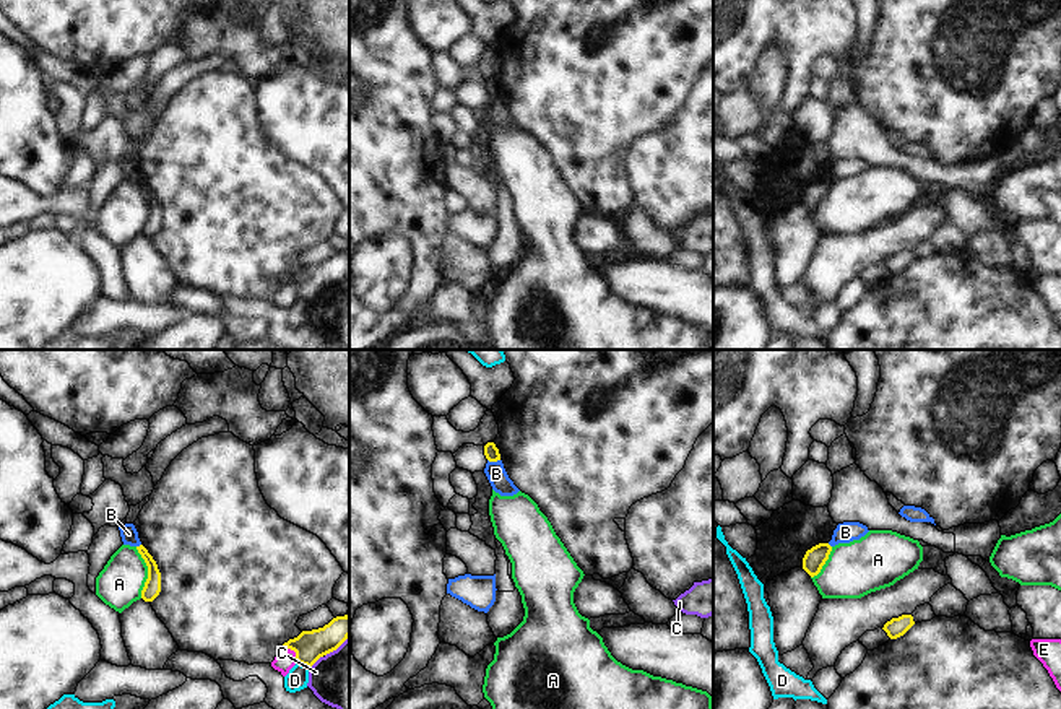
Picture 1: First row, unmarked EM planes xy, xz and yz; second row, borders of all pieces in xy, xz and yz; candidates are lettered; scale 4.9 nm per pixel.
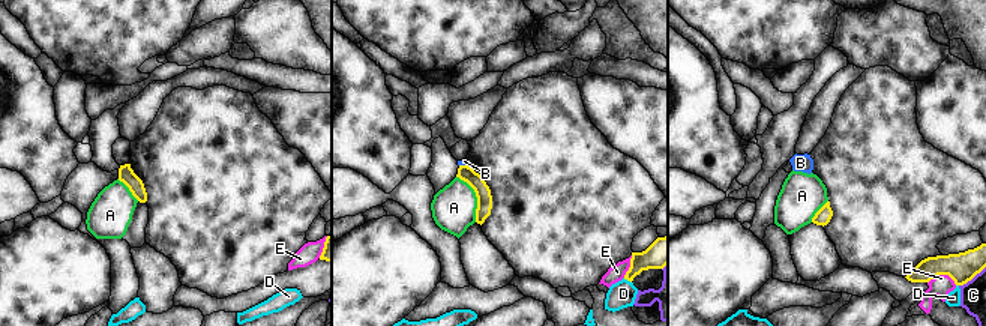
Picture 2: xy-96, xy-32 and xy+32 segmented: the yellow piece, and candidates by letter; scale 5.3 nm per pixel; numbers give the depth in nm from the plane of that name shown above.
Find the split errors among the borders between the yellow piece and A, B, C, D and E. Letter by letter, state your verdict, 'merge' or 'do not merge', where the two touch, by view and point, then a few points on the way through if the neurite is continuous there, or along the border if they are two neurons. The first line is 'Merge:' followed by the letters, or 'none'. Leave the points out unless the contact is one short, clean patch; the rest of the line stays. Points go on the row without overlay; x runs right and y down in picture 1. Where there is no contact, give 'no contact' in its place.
Merge: none
A: do not merge | xy (148, 208)
B: do not merge | xz (494, 96) | along xz (488, 95), (499, 96)
C: do not merge | xy (316, 296)
D: do not merge | xy (303, 300) | along xy (298, 298), (307, 303)
E: do not merge | xy (293, 285)

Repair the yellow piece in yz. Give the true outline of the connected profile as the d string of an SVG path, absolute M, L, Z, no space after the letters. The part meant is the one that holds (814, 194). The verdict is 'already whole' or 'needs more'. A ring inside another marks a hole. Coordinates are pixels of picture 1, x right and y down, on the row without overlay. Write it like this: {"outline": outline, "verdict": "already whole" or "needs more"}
{"outline": "M819 179L806 187L803 194L803 205L811 211L817 211L829 195L832 182L829 179Z", "verdict": "already whole"}

